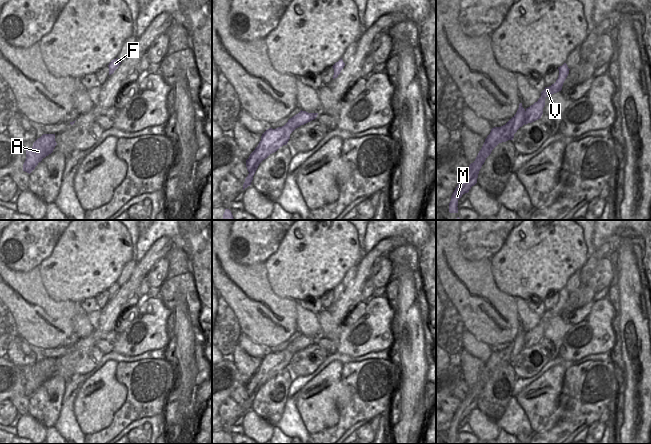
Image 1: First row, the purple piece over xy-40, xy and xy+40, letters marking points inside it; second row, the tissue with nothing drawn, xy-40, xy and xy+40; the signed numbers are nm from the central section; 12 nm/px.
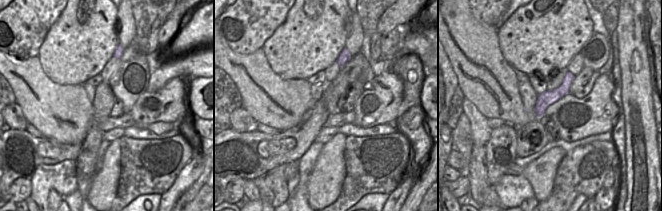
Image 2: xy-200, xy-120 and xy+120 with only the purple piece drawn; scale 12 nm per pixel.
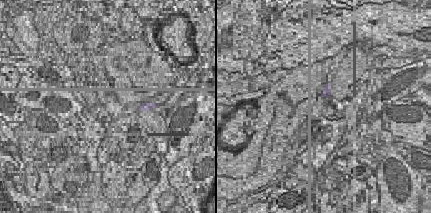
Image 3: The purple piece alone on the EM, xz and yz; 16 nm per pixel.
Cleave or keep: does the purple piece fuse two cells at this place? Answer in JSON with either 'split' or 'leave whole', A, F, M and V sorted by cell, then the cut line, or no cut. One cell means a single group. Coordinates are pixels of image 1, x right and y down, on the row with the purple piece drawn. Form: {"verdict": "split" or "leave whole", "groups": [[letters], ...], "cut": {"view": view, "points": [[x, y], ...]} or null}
{"verdict": "split", "groups": [["A", "M"], ["F", "V"]], "cut": {"view": "xy+40", "points": [[525, 111], [522, 123]]}}

